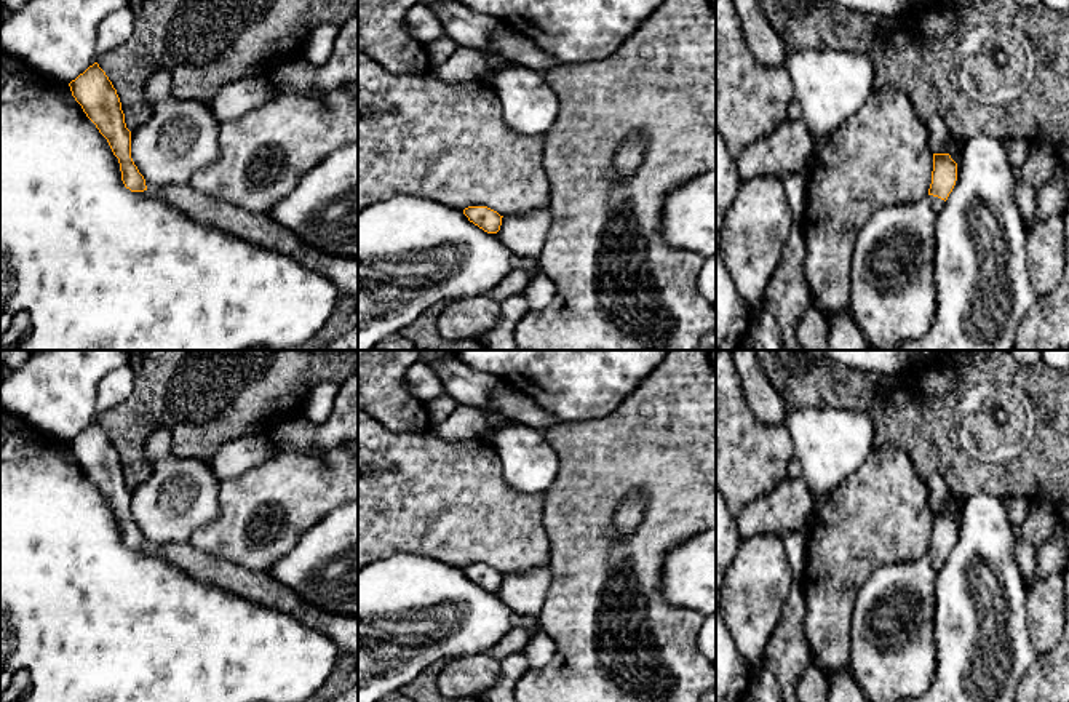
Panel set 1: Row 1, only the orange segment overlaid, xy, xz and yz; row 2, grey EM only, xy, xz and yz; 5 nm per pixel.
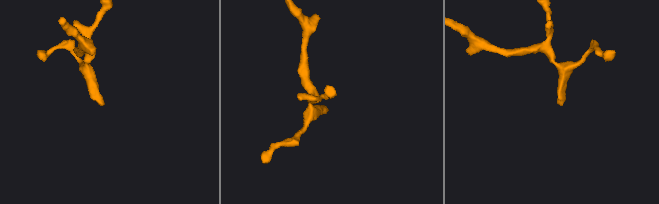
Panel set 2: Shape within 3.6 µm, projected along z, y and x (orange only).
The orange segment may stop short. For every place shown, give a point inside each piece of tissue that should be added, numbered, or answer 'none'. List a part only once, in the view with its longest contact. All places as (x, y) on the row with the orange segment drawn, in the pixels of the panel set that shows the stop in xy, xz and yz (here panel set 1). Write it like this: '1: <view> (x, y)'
1: yz (894, 296)

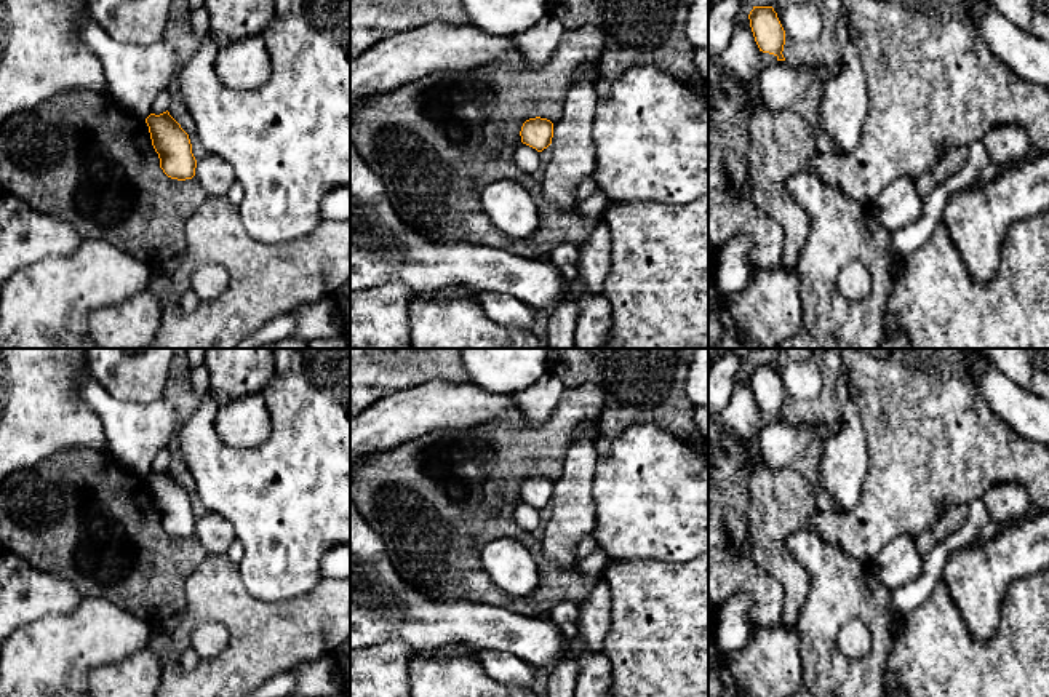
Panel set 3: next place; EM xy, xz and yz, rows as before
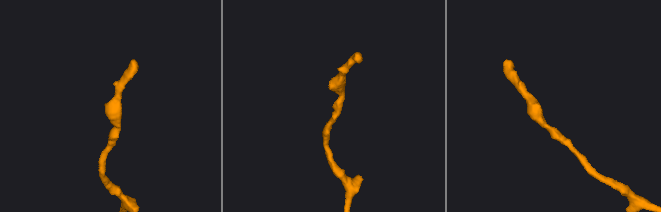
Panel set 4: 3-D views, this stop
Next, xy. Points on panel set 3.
none

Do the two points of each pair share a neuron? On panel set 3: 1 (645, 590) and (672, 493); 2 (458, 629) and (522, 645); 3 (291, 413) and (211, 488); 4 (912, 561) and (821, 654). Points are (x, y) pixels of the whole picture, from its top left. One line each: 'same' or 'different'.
1: different
2: same
3: same
4: different

